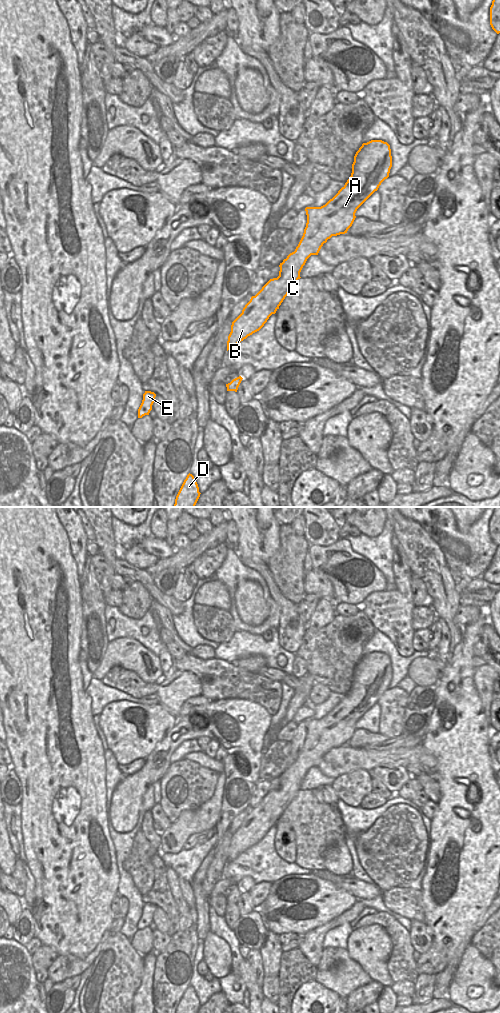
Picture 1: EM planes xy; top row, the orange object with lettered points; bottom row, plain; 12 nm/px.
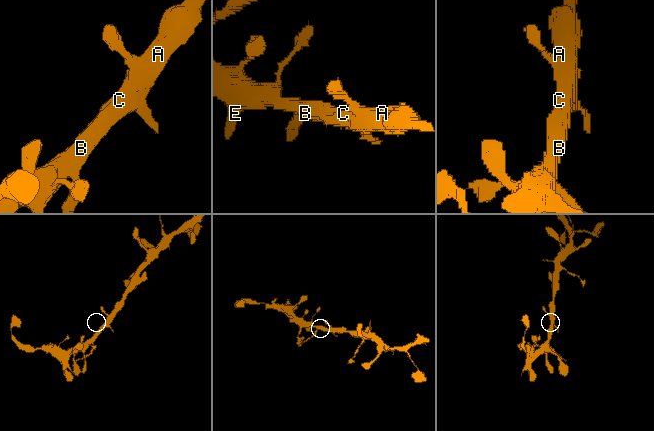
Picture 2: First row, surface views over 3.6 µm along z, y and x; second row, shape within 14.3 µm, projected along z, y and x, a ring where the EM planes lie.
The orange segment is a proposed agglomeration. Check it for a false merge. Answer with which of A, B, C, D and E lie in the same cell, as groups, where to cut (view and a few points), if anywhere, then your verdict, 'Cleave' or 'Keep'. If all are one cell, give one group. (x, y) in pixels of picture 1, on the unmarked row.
Groups: A B C D E. No split. Keep

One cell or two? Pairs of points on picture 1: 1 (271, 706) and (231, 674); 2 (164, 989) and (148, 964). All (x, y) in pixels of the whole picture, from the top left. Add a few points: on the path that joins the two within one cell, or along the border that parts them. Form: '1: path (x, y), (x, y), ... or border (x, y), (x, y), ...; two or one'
1: path (261, 696), (250, 685), (244, 685), (241, 682); one
2: border (157, 953), (151, 995); two

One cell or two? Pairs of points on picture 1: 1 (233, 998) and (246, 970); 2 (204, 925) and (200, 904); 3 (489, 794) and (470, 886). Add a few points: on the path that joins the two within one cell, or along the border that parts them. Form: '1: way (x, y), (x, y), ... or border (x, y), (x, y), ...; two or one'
1: border (243, 959), (233, 971), (242, 979), (247, 989); two
2: way (202, 920), (201, 909); one
3: way (484, 817), (483, 830), (470, 843), (470, 863); one

